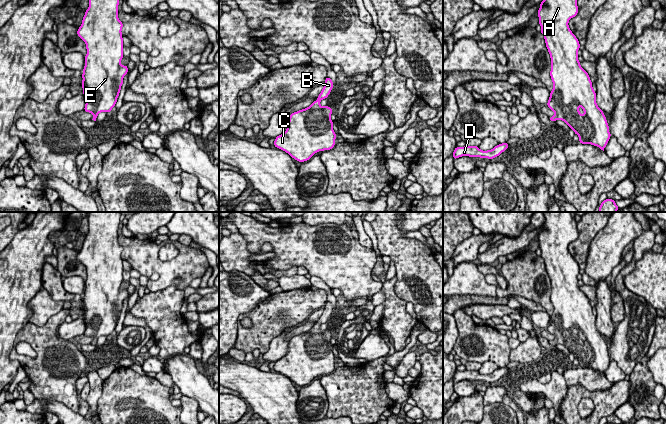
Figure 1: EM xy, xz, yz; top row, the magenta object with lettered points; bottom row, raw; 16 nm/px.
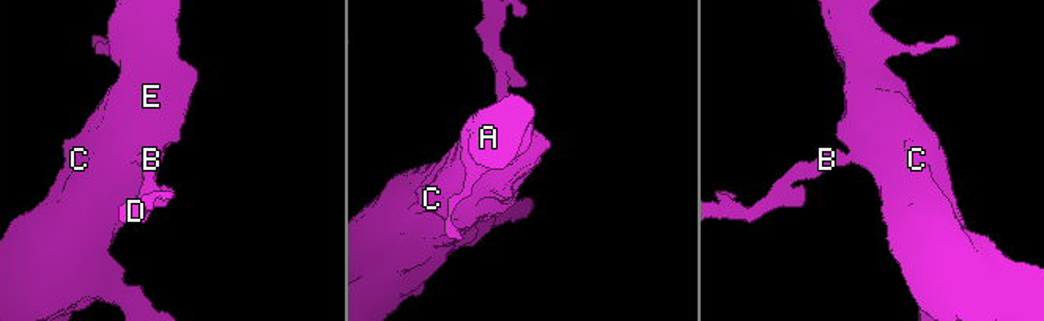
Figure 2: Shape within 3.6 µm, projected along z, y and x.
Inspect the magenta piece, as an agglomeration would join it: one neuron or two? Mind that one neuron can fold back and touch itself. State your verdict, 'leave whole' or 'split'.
leave whole

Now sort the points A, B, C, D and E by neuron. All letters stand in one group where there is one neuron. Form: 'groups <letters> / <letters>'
groups A B C D E

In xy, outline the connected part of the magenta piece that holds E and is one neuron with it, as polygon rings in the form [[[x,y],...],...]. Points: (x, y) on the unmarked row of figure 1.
[[[88,212],[89,232],[77,255],[87,273],[81,307],[86,325],[84,335],[92,337],[94,345],[100,336],[109,337],[115,330],[123,301],[128,297],[127,289],[121,289],[124,270],[121,257],[123,247],[118,242],[120,216],[120,212]]]

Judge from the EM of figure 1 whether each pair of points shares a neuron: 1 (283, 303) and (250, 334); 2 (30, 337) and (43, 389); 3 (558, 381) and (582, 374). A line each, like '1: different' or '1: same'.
1: same
2: same
3: different

